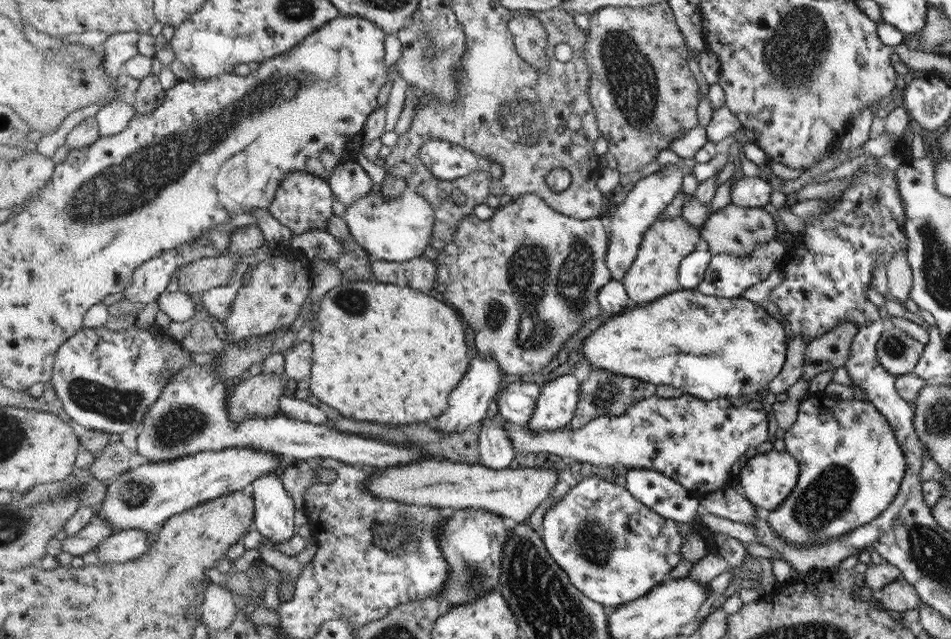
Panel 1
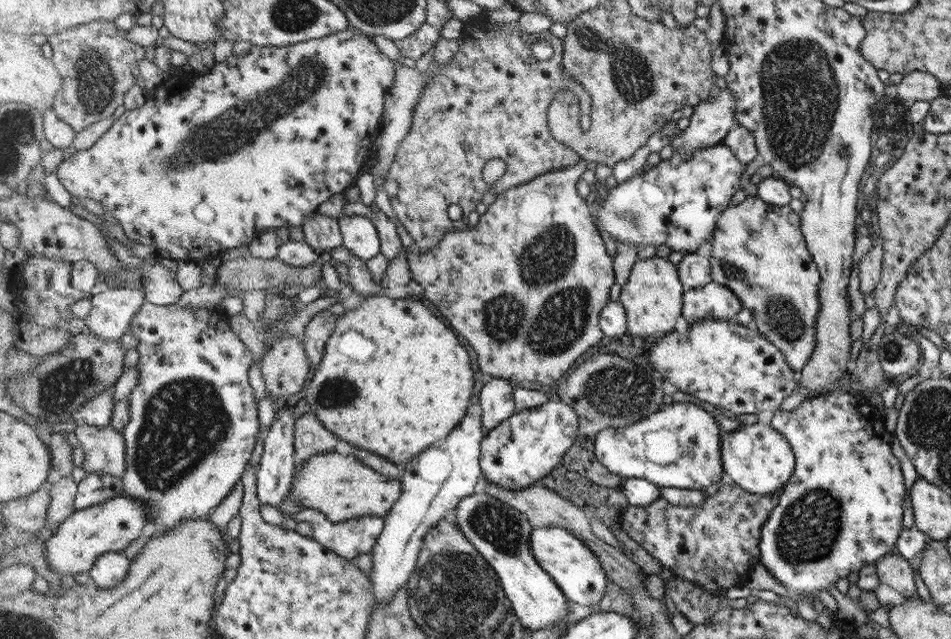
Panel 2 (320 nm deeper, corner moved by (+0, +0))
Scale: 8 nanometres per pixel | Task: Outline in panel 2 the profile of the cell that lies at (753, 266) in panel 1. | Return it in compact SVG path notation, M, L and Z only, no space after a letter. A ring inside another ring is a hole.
M714 281L684 291L682 315L690 325L702 319L730 321L742 310L740 299L729 288Z

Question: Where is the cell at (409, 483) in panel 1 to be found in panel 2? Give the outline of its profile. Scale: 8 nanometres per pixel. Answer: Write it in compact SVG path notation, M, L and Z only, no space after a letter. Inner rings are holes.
M343 450L310 456L296 471L295 483L284 502L297 500L303 508L315 508L332 522L344 522L358 516L382 516L402 494L400 480L376 472L370 465Z

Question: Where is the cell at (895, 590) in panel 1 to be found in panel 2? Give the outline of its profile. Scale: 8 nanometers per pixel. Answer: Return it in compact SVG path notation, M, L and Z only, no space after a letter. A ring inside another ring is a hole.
M890 553L875 563L877 575L882 584L904 595L906 599L917 598L917 588L914 585L915 570L902 555Z

